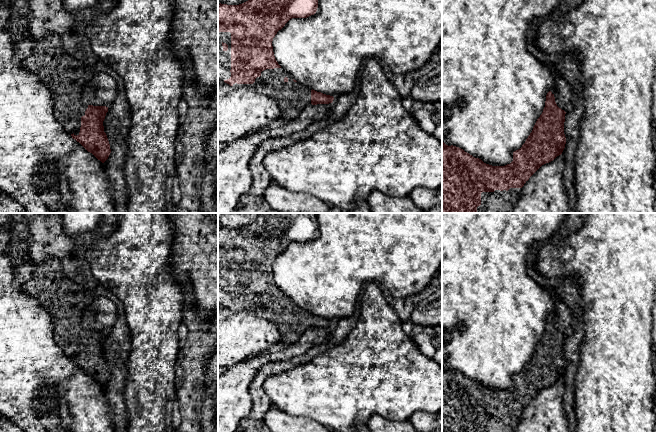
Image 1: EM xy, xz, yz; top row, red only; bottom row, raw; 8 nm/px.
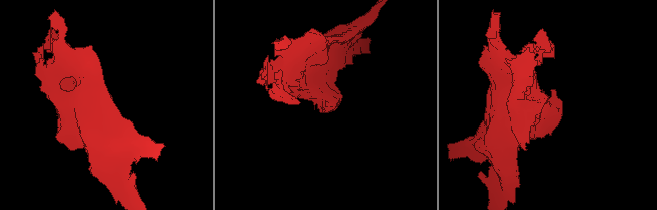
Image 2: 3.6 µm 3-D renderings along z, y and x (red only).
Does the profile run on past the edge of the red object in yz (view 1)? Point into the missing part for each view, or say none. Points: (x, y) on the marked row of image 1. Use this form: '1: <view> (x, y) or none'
1: yz (498, 201)

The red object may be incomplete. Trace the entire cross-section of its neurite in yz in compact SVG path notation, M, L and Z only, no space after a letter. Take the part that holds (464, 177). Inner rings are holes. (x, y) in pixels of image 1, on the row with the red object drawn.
M555 89L546 95L545 107L537 119L532 132L522 147L513 152L513 161L505 166L492 166L475 158L463 149L448 146L442 141L442 213L512 213L519 200L521 188L529 178L544 164L561 155L566 144L564 122L566 112L555 102Z

